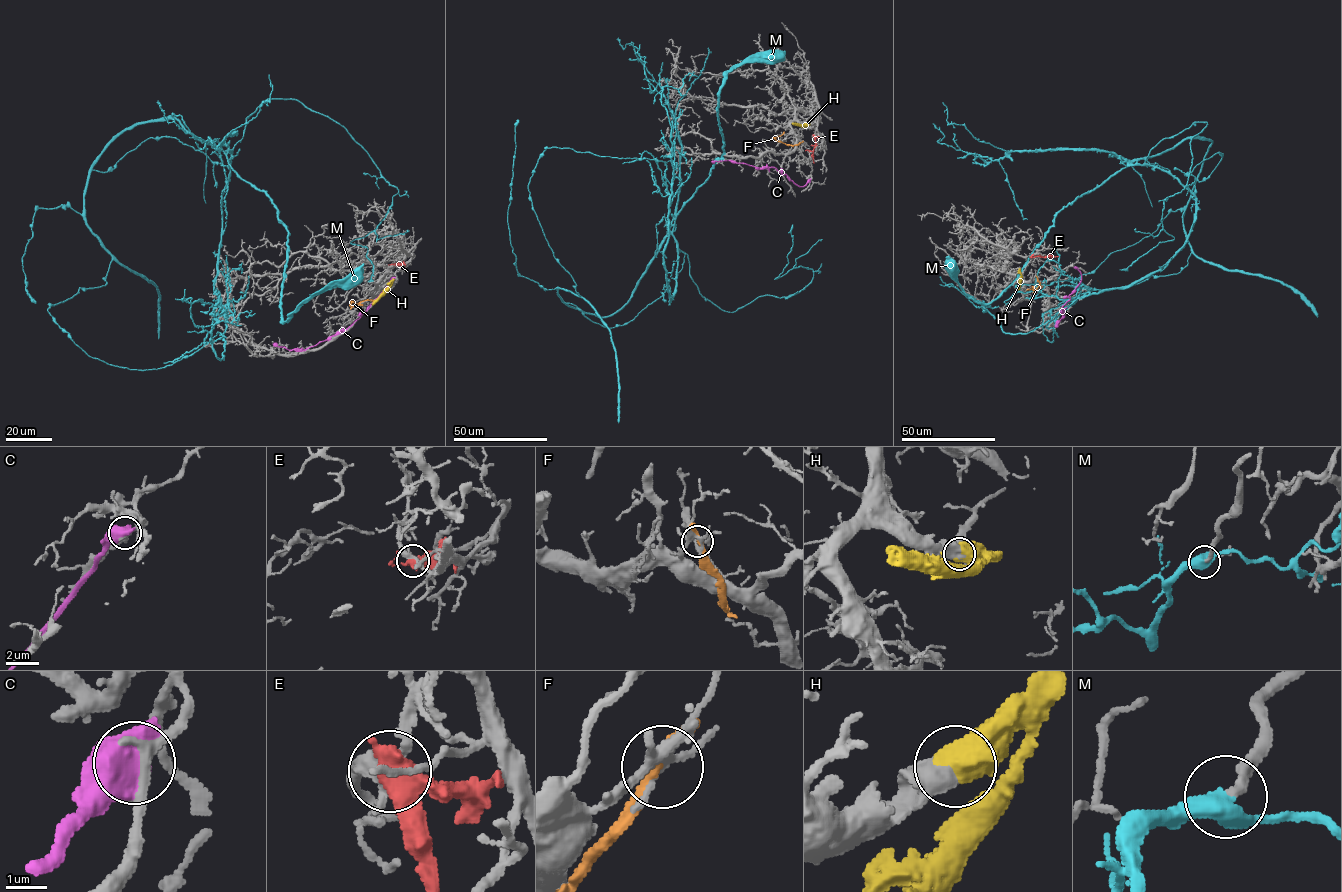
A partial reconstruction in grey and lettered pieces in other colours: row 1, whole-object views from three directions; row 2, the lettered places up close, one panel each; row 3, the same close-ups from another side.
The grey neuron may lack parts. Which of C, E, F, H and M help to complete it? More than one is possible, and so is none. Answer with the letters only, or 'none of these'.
H

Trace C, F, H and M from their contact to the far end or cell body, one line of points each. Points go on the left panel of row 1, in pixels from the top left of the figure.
C: (394, 278), (360, 317), (344, 330), (305, 349), (288, 350), (273, 343)
F: (384, 290), (374, 300), (365, 299), (351, 305), (352, 302), (362, 306)
H: (388, 284), (389, 288), (372, 305)
M: (219, 322), (223, 359), (221, 308), (171, 364), (88, 356), (48, 309), (112, 254), (60, 205), (35, 301)

